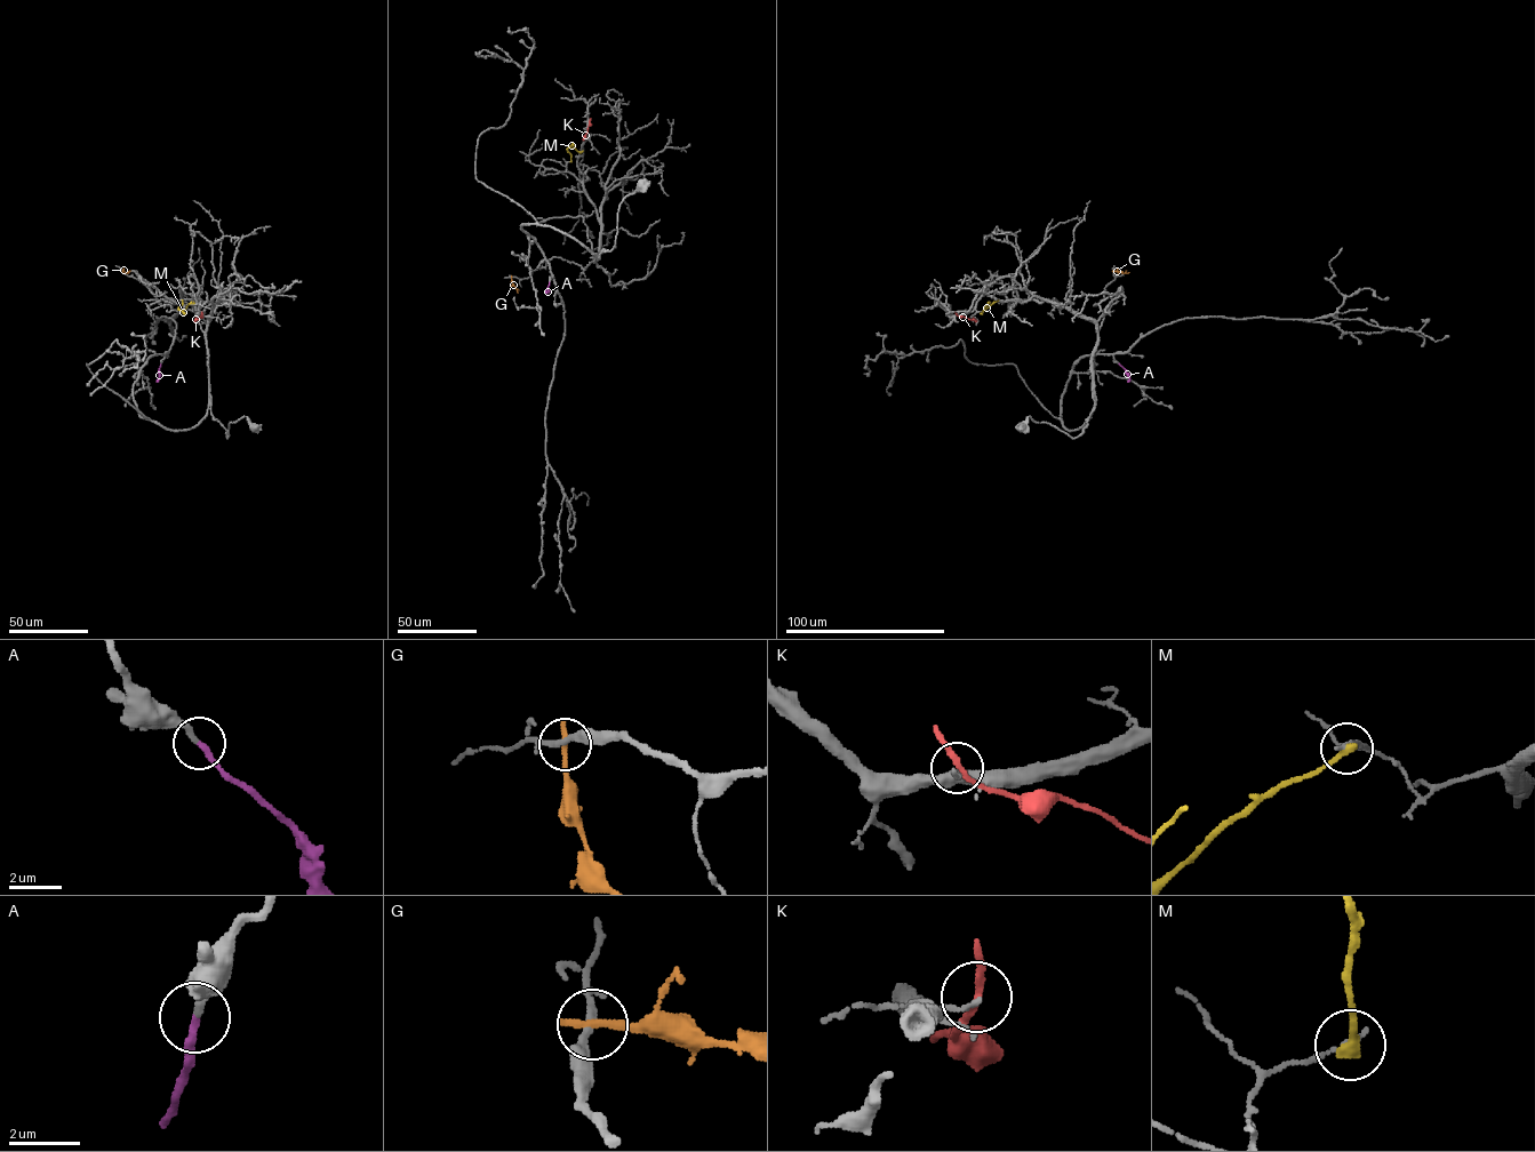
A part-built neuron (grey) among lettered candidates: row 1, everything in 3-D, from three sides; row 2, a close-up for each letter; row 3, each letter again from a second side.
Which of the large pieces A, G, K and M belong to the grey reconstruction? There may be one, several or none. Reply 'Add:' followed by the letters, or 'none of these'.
Add: A

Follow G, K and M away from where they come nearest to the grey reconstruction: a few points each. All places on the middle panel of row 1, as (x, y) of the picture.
G: (511, 277), (518, 293)
K: (590, 119), (583, 140)
M: (570, 161), (568, 148), (583, 151)

